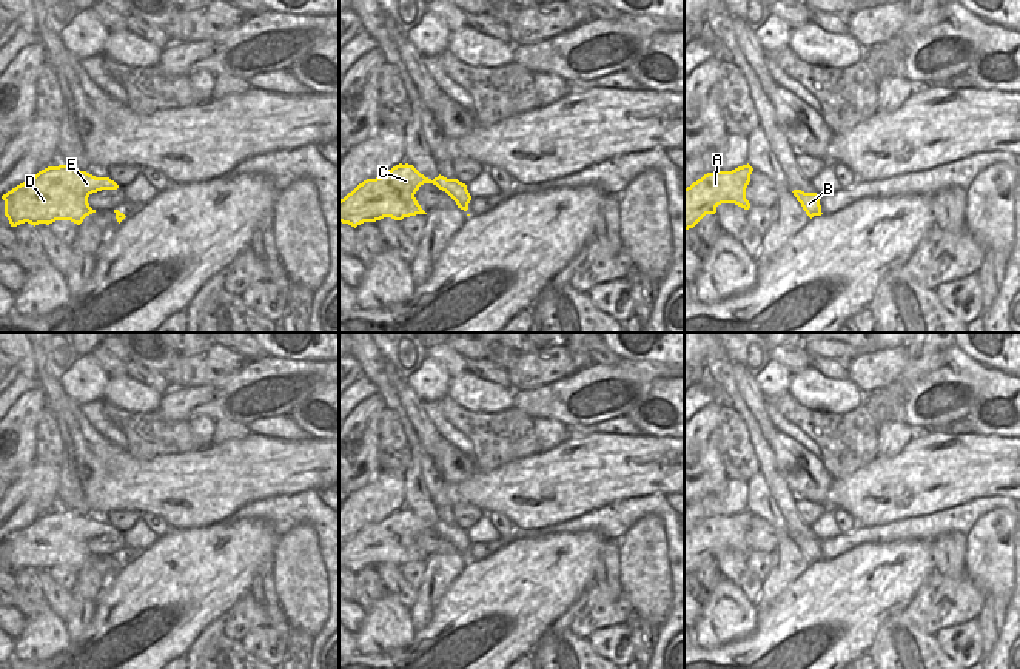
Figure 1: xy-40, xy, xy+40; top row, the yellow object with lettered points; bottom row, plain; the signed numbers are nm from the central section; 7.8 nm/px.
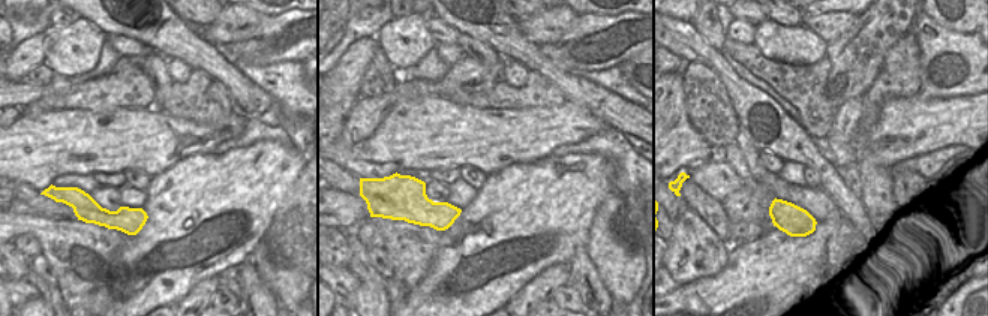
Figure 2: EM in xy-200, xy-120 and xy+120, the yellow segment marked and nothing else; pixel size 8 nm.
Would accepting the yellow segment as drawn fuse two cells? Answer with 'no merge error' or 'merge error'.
no merge error

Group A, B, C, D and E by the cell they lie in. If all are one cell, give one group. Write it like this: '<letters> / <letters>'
A B C D E

